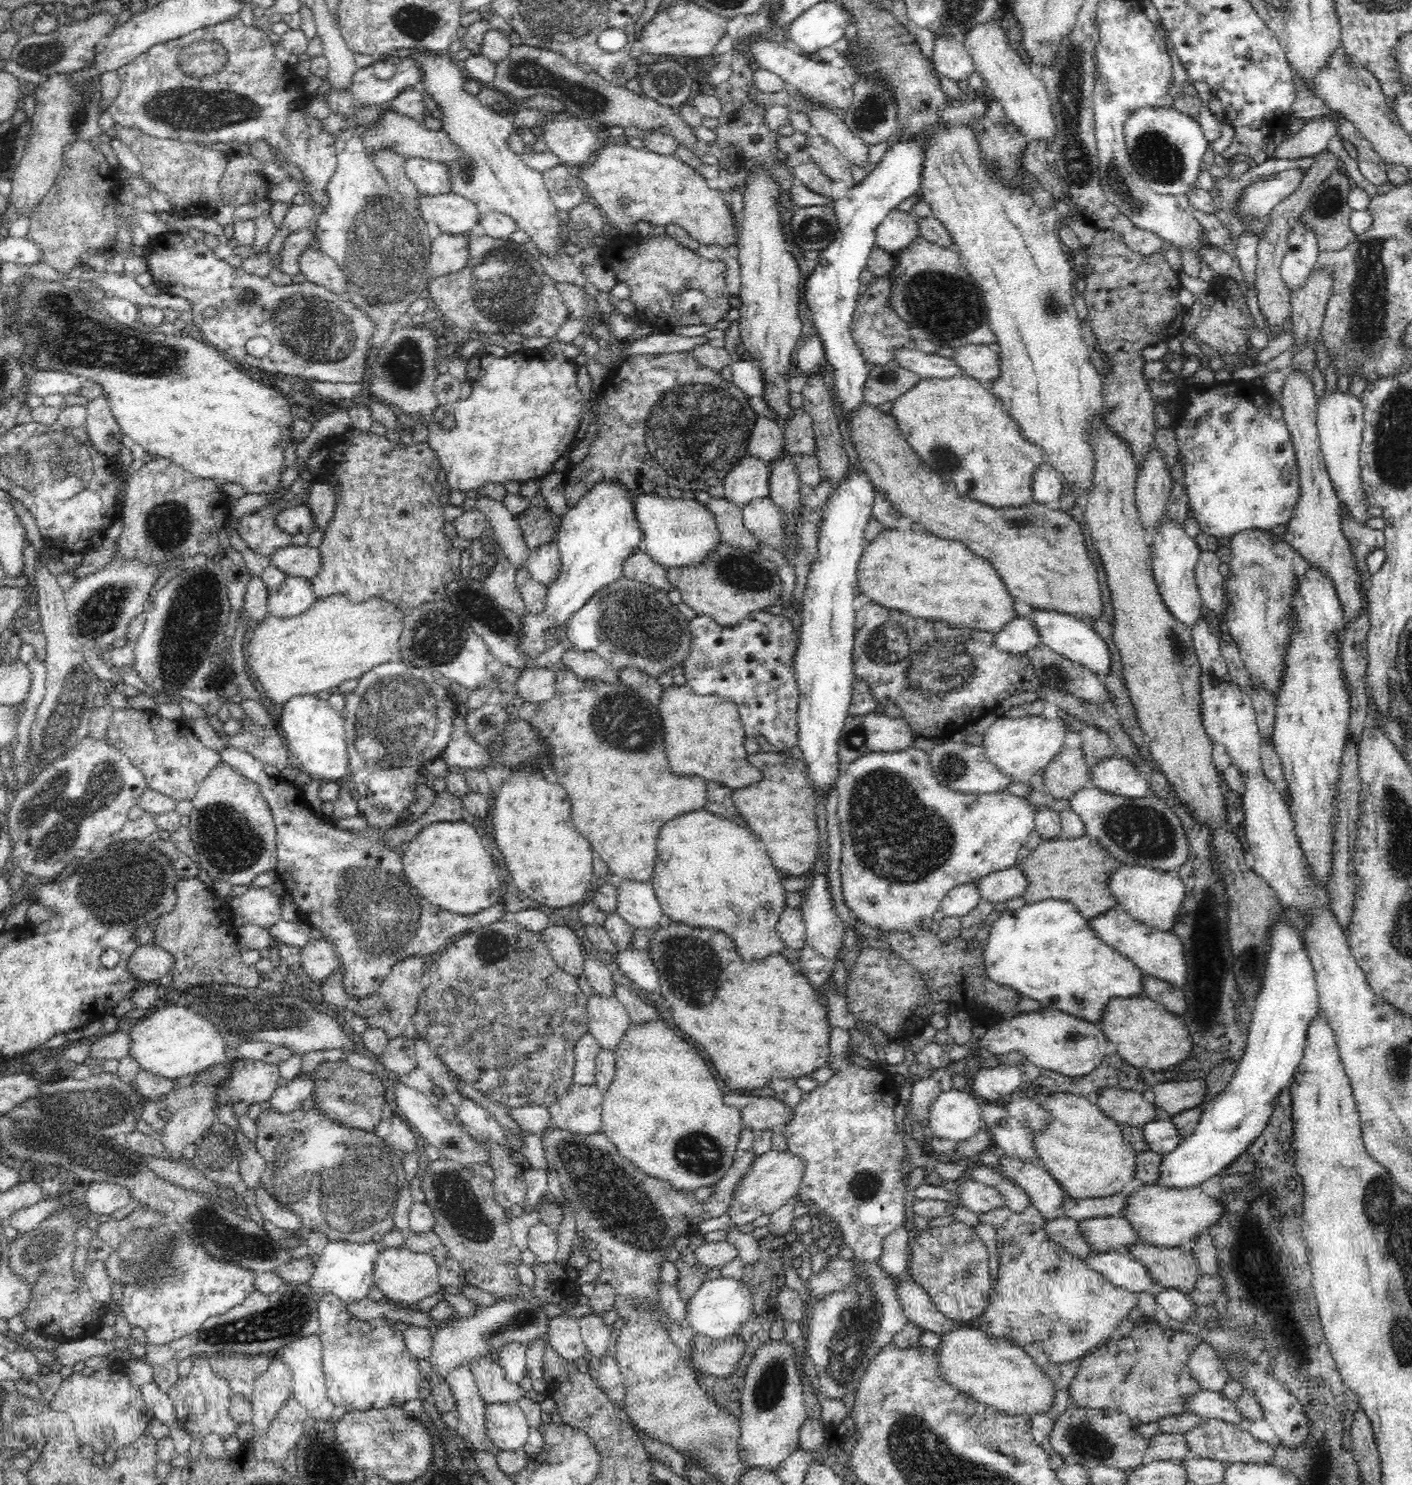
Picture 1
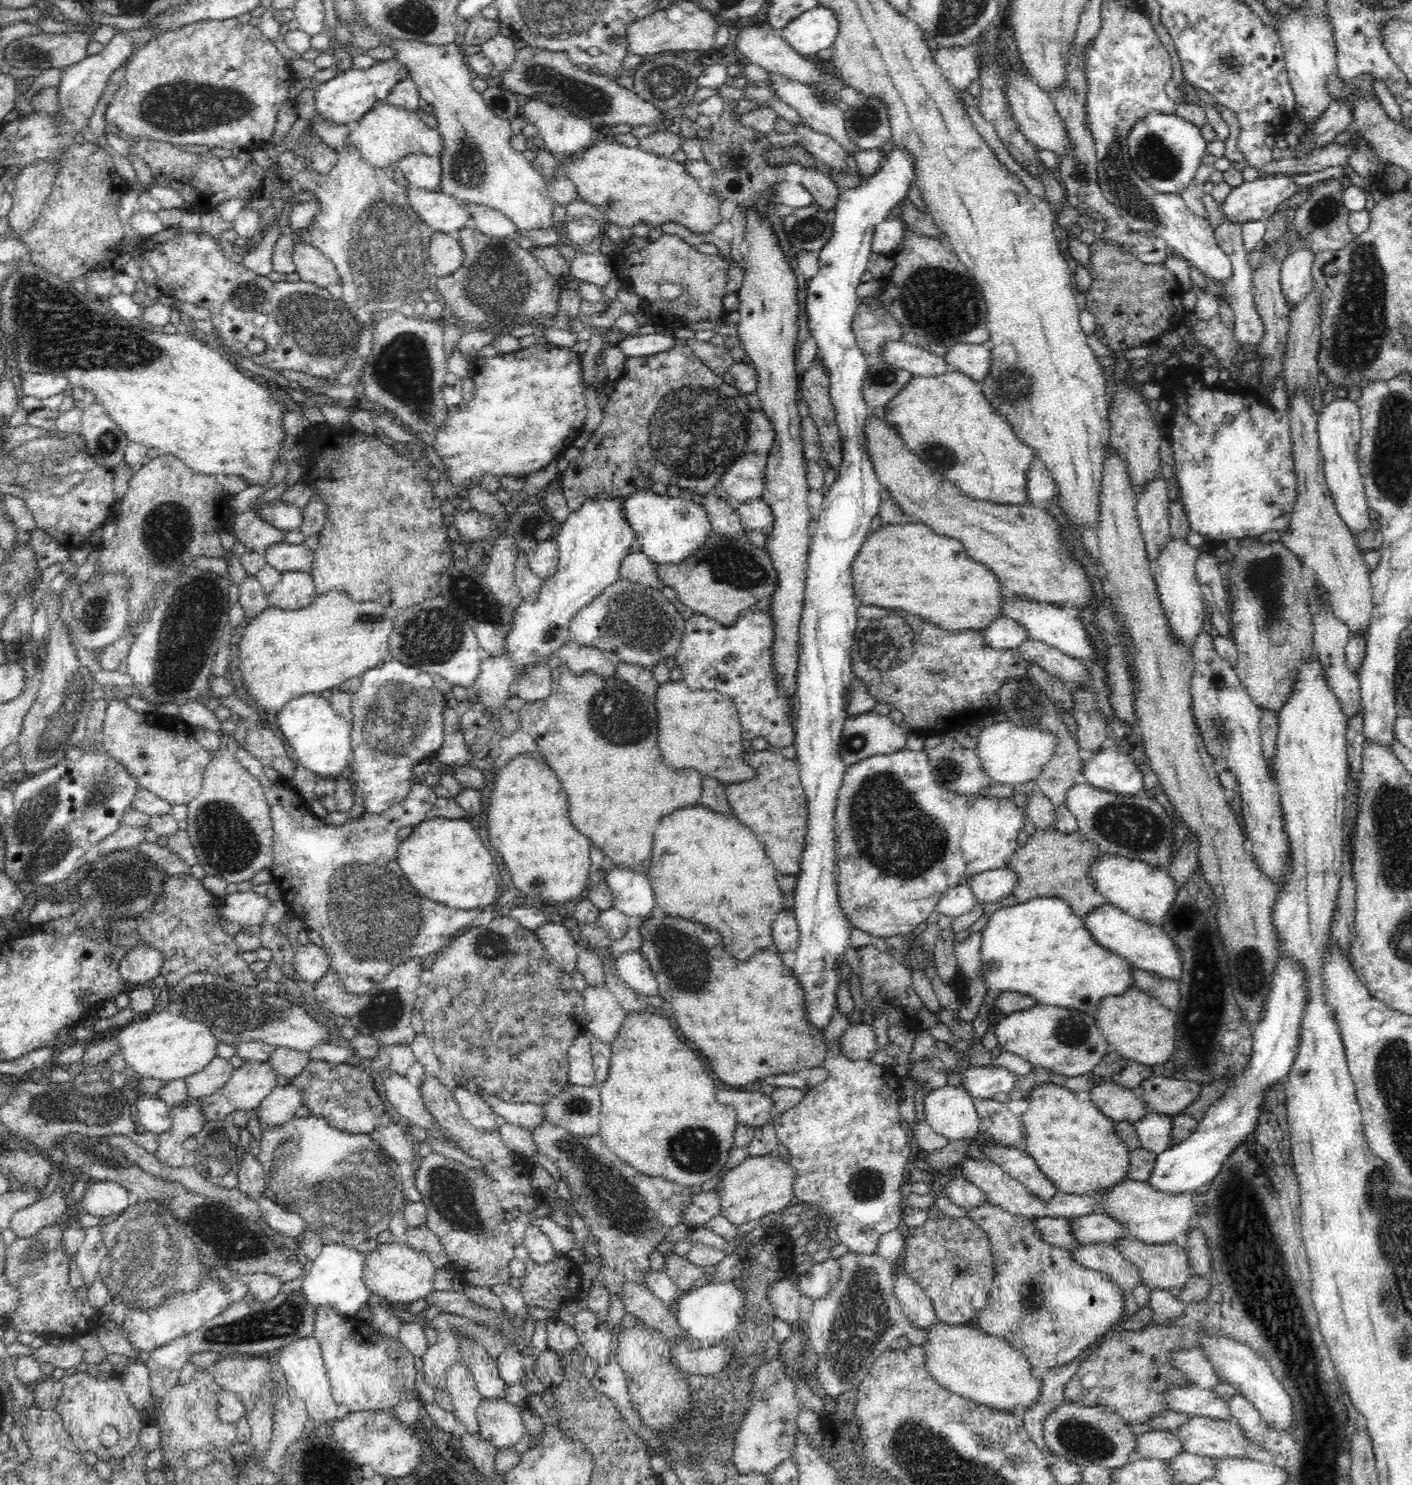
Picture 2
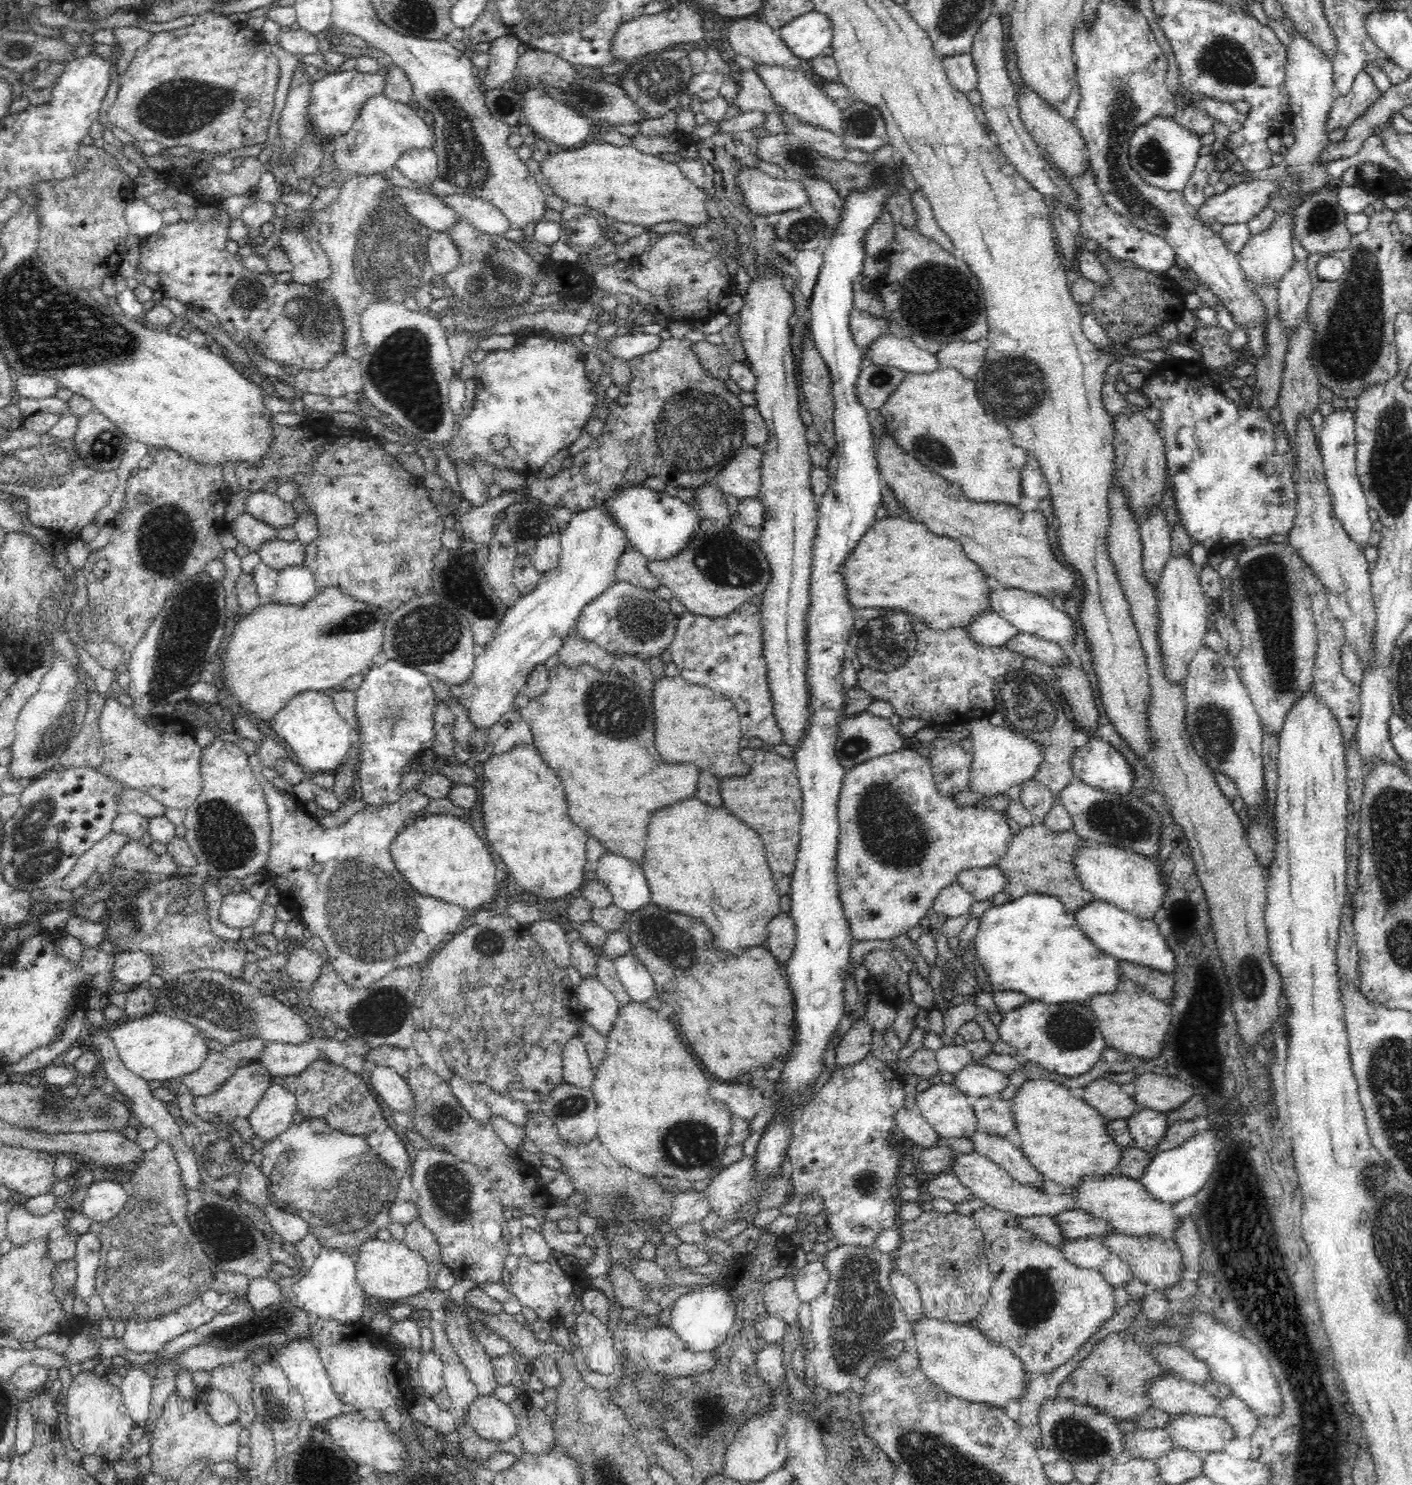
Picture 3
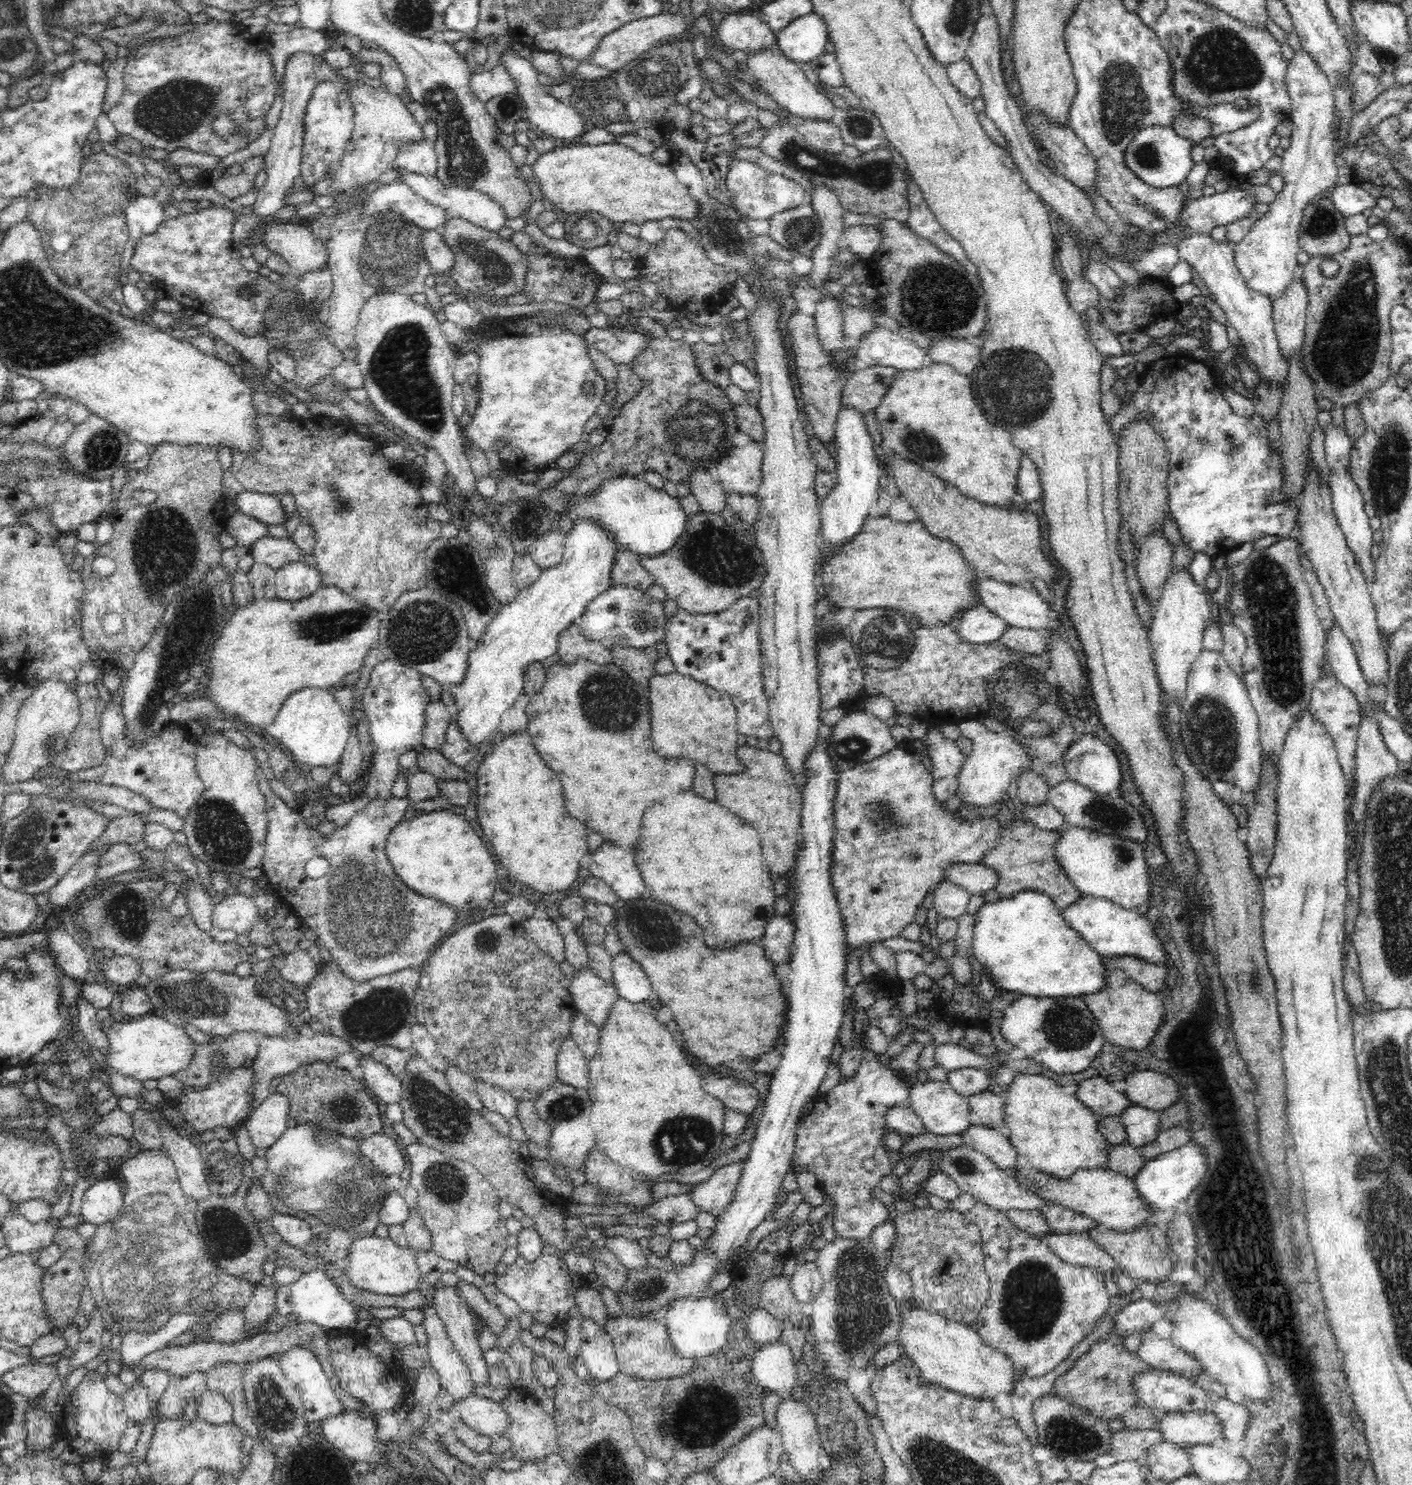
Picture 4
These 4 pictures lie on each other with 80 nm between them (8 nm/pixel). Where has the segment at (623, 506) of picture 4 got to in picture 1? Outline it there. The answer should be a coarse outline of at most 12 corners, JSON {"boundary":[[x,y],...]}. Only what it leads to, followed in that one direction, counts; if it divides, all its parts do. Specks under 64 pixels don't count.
{"boundary":[[641,493],[646,554],[696,568],[723,536],[696,499]]}

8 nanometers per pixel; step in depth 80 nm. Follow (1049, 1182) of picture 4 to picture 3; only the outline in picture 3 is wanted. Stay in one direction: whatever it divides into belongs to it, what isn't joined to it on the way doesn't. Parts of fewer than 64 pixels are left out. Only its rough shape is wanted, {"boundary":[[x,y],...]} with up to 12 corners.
{"boundary":[[1122,1175],[1071,1194],[1117,1234],[1159,1237],[1182,1225],[1172,1204]]}

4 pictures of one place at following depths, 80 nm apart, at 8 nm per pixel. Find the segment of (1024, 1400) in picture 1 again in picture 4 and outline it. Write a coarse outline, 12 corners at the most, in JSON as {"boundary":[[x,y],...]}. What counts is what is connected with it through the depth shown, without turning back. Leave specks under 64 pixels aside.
{"boundary":[[900,1310],[896,1341],[925,1382],[978,1399],[1011,1394],[1015,1367],[976,1329]]}

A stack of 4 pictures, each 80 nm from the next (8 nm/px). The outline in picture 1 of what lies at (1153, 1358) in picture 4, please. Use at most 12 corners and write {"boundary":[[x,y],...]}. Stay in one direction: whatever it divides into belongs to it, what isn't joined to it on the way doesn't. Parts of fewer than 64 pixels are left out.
{"boundary":[[1208,1343],[1187,1358],[1204,1390],[1219,1393],[1230,1380],[1225,1364]]}

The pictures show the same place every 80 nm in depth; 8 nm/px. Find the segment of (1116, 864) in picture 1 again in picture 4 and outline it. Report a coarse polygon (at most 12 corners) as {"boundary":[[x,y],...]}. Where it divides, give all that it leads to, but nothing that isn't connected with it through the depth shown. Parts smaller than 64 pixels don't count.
{"boundary":[[1005,823],[982,862],[993,889],[1047,894],[1062,910],[1082,894],[1055,857],[1057,831]]}

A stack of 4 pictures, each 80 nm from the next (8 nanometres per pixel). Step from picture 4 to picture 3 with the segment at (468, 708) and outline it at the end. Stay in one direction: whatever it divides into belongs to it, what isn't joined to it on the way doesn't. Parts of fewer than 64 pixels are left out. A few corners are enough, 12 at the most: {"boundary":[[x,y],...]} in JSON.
{"boundary":[[605,503],[578,511],[556,568],[500,619],[449,686],[492,728],[532,667],[616,582],[628,532]]}

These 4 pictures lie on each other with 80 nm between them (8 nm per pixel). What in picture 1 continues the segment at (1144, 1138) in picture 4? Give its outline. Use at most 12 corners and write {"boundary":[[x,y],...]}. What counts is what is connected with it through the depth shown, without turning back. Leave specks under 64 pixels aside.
{"boundary":[[1168,1116],[1142,1126],[1152,1152],[1173,1153],[1182,1141]]}

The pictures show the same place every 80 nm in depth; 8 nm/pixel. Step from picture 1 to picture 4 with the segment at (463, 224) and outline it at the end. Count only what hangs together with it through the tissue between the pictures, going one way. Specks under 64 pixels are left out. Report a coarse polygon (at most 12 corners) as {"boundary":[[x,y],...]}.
{"boundary":[[404,183],[378,185],[363,210],[395,211],[424,230],[441,230],[444,208]]}

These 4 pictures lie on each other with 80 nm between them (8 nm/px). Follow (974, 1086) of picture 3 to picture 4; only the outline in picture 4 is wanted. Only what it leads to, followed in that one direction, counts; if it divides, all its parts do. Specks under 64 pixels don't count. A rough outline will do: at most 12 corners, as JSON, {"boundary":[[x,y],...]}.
{"boundary":[[984,1069],[948,1071],[950,1087],[968,1097],[990,1091]]}

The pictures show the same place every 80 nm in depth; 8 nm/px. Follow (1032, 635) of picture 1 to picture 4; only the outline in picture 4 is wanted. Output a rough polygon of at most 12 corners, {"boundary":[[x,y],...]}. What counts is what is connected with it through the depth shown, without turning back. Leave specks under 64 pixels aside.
{"boundary":[[985,605],[950,622],[972,644],[999,640],[1008,624]]}

